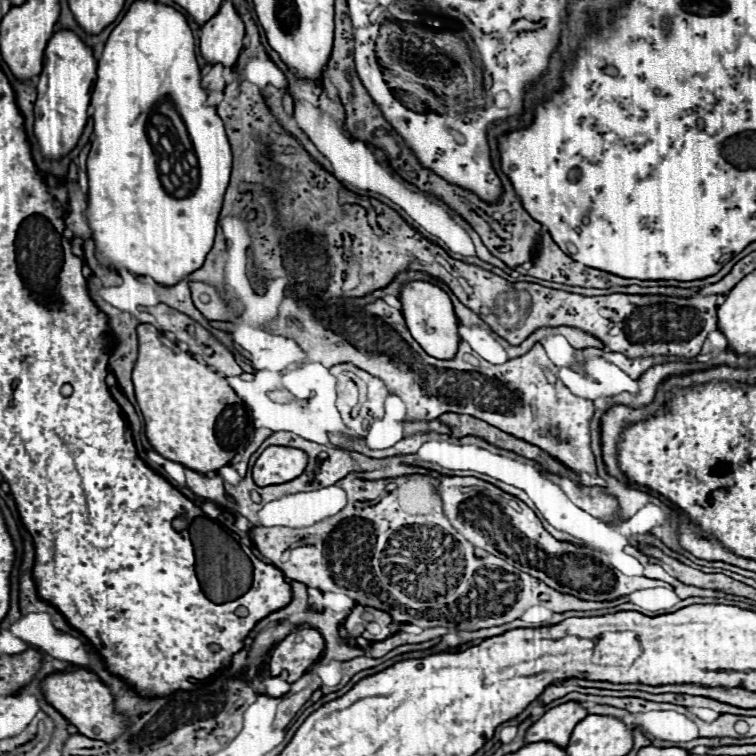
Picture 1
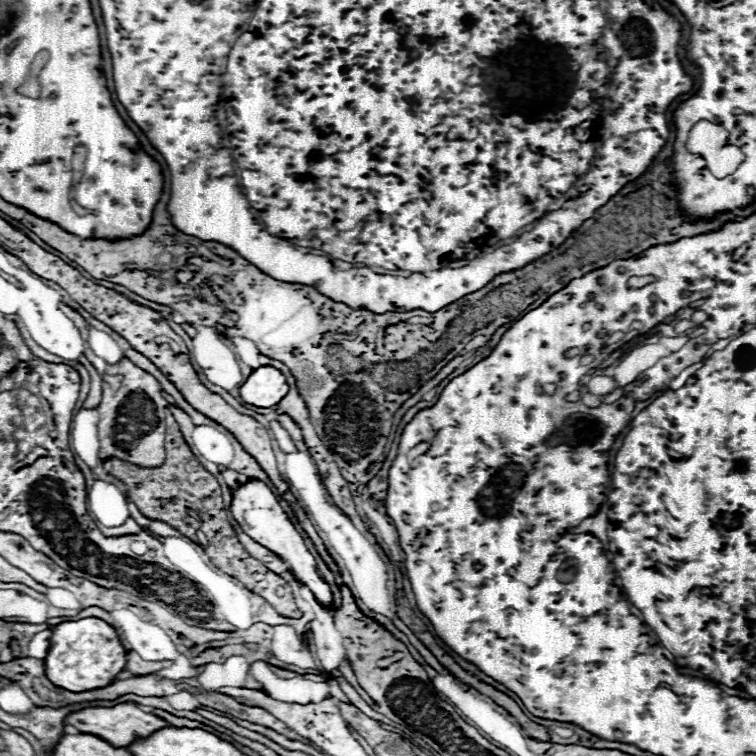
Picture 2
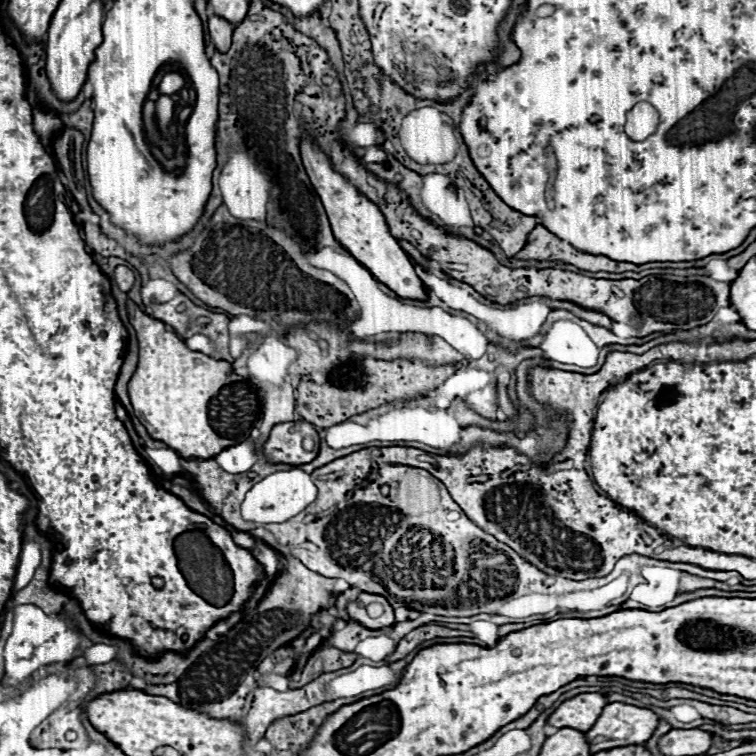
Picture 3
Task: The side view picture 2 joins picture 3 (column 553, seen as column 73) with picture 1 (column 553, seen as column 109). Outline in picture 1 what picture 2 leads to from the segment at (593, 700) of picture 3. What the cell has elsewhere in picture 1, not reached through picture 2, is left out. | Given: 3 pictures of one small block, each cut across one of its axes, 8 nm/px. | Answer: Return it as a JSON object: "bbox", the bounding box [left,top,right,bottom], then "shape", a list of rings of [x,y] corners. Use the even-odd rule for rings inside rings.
{"bbox":[526,702,586,748],"shape":[[[564,702],[556,708],[550,708],[538,722],[528,728],[526,742],[554,742],[556,746],[564,748],[574,726],[586,716],[586,708],[582,708],[578,702]]]}

